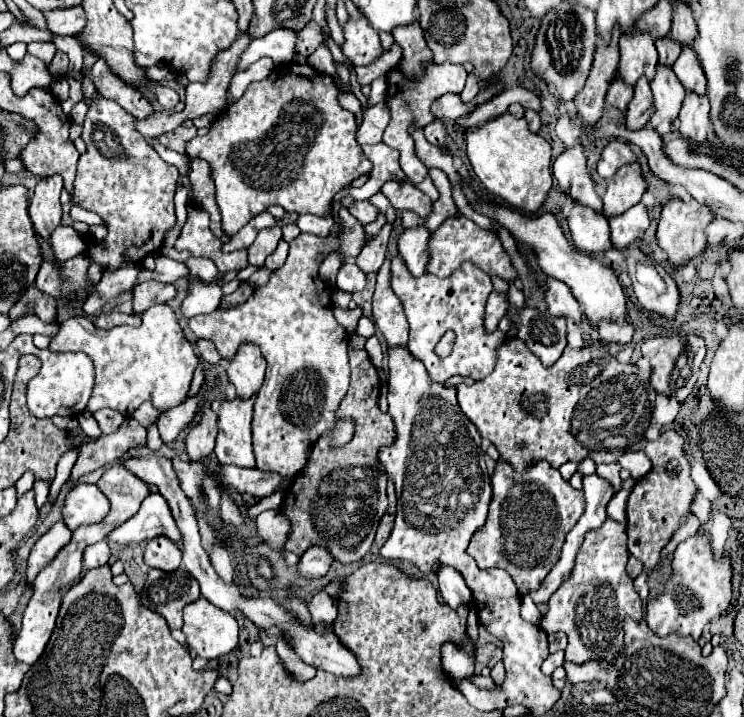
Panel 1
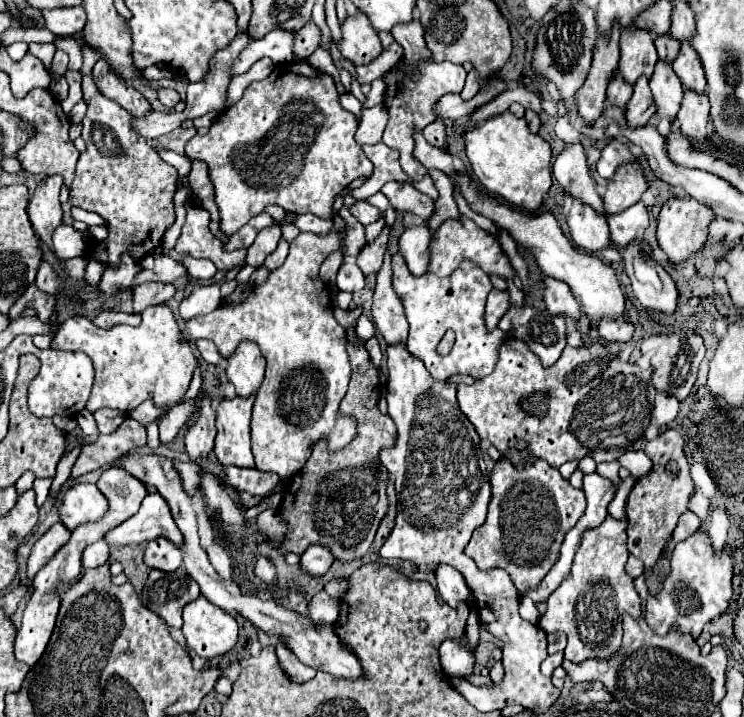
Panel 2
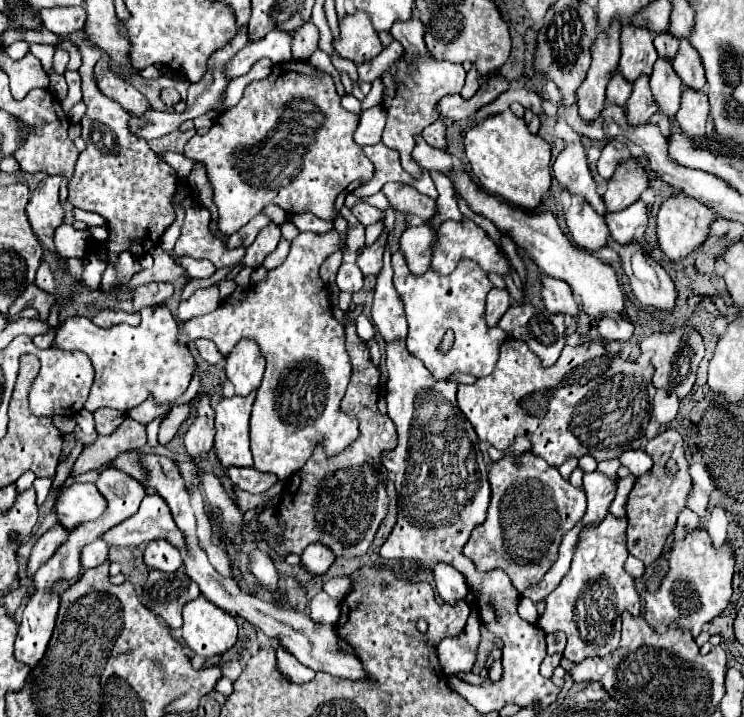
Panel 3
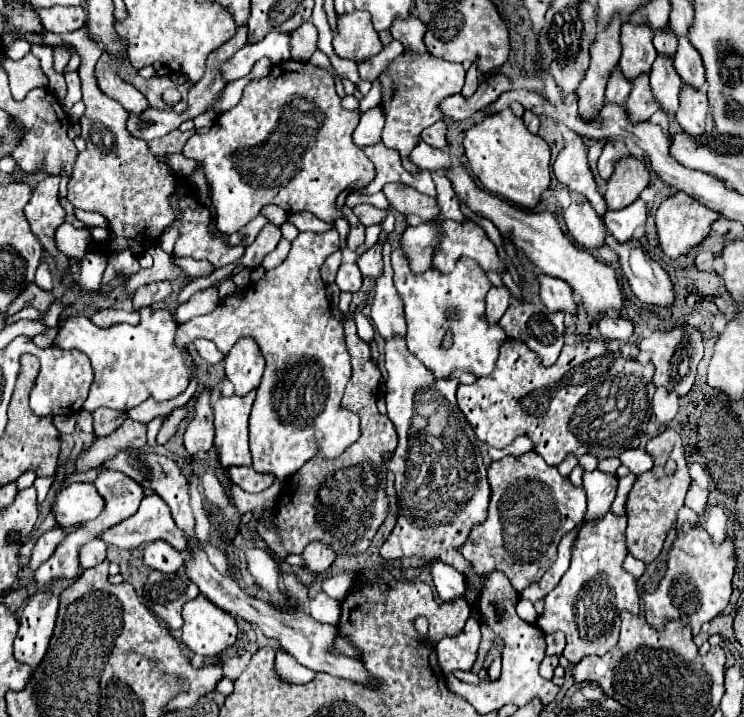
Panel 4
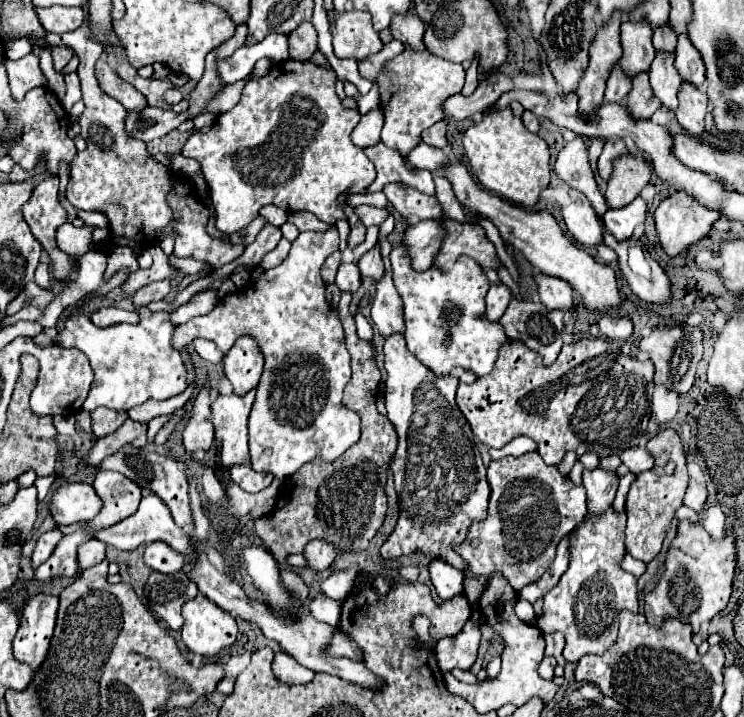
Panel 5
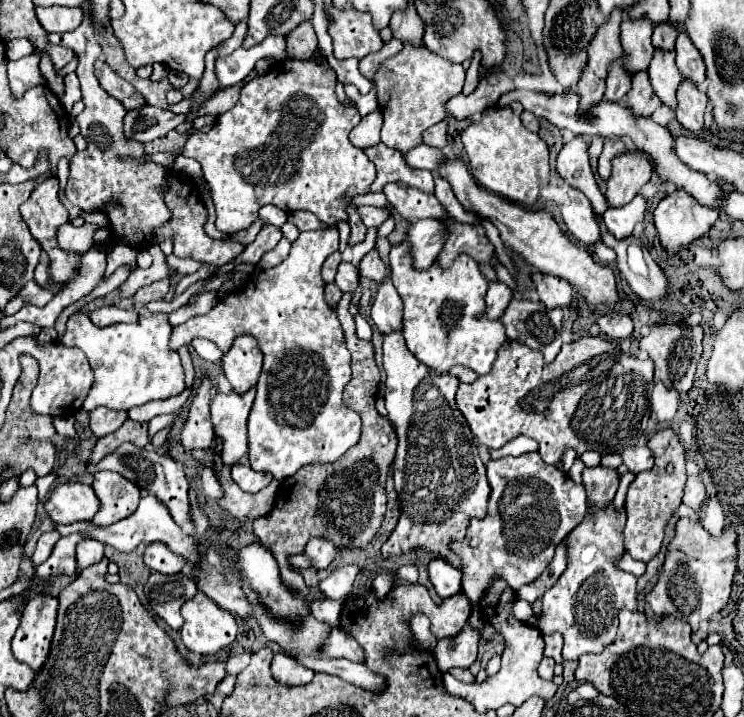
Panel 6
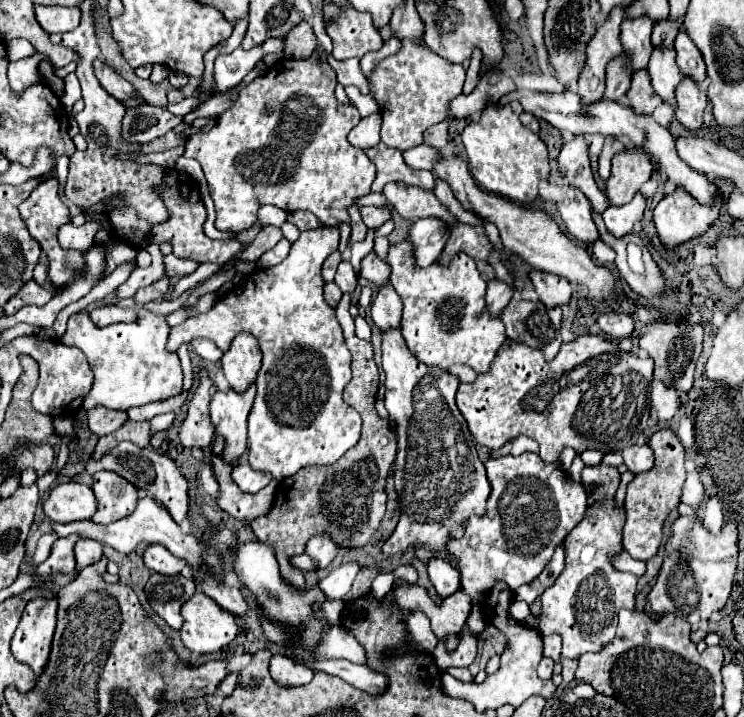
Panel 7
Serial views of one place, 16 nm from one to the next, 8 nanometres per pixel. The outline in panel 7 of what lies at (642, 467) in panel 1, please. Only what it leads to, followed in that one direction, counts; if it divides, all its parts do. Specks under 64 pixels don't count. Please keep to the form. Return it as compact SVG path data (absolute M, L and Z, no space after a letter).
M644 444L644 446L628 446L622 450L622 458L624 464L628 466L628 470L632 474L640 474L646 472L654 466L654 458L652 458L652 450Z

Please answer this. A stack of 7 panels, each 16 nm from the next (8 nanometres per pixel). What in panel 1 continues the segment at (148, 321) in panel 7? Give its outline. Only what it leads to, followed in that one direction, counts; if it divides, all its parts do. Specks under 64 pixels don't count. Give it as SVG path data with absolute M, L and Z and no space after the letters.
M156 304L156 306L148 308L142 314L140 328L116 326L116 328L110 328L110 330L100 330L86 316L70 318L60 326L60 332L50 342L48 348L52 352L84 352L84 354L88 354L90 360L94 362L96 384L94 384L94 390L92 390L92 396L90 396L90 402L88 402L86 410L94 414L96 410L112 408L112 410L122 412L124 418L132 418L132 412L144 400L150 400L154 404L154 408L160 410L160 412L168 412L170 408L180 406L182 402L186 402L188 392L190 392L190 384L192 384L192 376L194 376L194 370L198 366L198 356L194 354L192 342L186 338L184 330L178 322L176 312L168 304Z

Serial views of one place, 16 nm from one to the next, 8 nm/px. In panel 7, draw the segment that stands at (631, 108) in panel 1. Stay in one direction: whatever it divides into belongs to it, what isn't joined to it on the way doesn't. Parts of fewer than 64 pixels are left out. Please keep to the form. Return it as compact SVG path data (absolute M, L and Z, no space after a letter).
M640 70L632 76L632 88L626 94L626 102L628 106L632 106L636 110L636 114L648 116L656 110L656 106L662 102L656 94L654 88L650 84L650 76L646 70Z

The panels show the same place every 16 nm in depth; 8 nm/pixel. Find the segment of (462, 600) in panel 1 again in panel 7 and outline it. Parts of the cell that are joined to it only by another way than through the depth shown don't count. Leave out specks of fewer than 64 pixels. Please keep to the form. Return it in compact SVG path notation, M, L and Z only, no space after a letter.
M430 558L428 562L428 576L434 584L440 598L452 596L452 592L460 590L460 572L452 564L442 558Z

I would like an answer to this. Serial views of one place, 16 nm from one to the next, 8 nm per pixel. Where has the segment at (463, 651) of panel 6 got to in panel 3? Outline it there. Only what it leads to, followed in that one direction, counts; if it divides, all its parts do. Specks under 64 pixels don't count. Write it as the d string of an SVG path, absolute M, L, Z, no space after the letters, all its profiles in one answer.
M476 606L470 612L470 618L464 628L464 636L456 640L444 640L438 646L440 666L446 676L460 674L460 668L472 668L476 660L476 648L480 642L480 620Z

